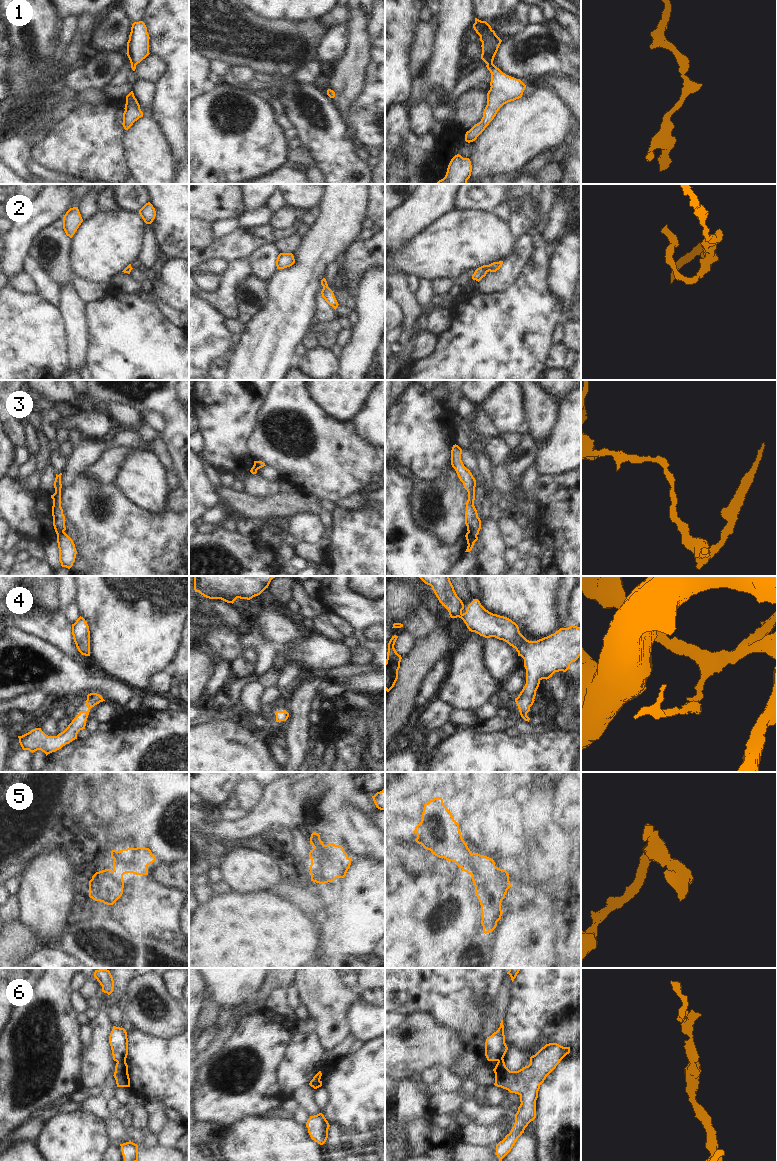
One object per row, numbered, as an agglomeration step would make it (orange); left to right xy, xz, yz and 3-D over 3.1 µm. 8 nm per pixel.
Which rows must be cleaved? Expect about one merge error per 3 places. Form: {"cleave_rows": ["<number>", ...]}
{"cleave_rows": ["3", "6"]}

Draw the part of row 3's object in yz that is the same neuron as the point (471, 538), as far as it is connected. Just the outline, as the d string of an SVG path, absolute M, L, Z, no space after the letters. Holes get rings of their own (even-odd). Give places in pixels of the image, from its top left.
M469 532L466 533L465 537L466 537L467 544L468 544L465 552L470 552L474 546L474 543L478 540L478 537L477 535L474 535Z

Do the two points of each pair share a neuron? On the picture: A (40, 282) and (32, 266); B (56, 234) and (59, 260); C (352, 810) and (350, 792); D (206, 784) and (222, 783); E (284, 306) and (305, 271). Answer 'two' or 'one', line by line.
A: one
B: one
C: one
D: one
E: one

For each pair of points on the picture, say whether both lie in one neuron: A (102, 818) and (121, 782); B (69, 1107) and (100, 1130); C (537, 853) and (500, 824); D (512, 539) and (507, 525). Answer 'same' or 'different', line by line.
A: different
B: different
C: same
D: same

